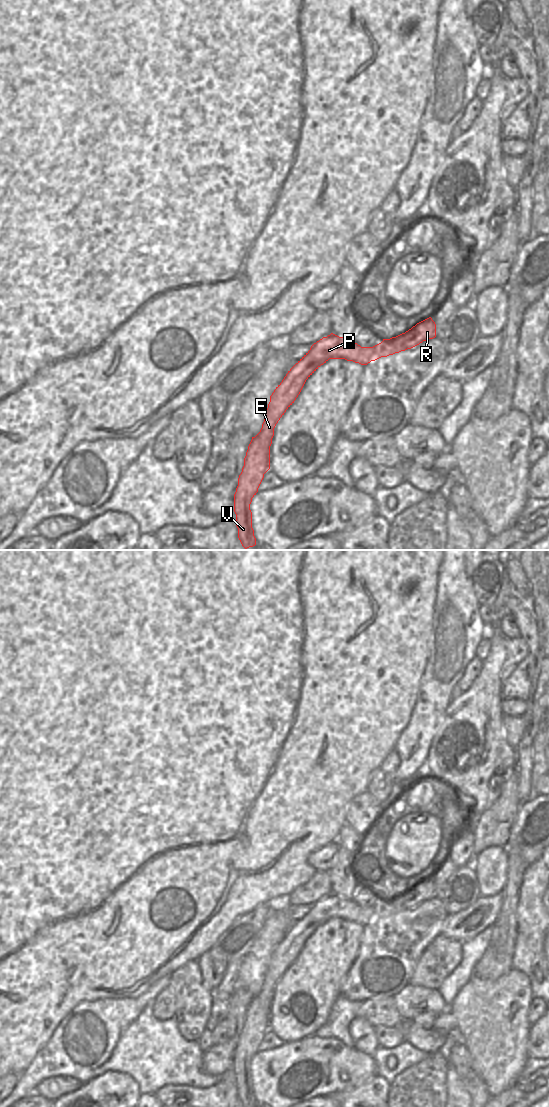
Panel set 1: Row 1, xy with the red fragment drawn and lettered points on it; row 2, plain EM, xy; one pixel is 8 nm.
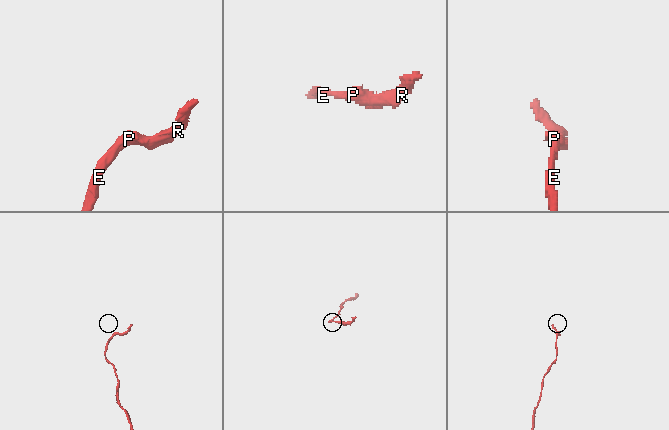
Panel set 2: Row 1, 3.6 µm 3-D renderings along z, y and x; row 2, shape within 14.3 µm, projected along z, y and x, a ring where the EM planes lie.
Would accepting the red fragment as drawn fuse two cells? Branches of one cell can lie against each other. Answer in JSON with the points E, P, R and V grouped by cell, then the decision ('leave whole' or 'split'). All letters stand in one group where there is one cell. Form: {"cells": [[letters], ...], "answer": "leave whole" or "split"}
{"cells": [["E", "P", "R", "V"]], "answer": "leave whole"}

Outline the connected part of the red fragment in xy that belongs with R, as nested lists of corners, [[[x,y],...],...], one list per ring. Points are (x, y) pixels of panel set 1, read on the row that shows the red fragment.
[[[431,317],[417,323],[405,333],[390,339],[383,339],[381,343],[373,347],[361,347],[352,339],[345,339],[331,333],[314,343],[310,350],[288,371],[270,396],[262,428],[255,437],[252,437],[248,446],[234,494],[238,538],[245,549],[256,545],[250,504],[258,492],[264,474],[270,469],[270,446],[274,428],[286,410],[294,403],[306,380],[329,359],[345,359],[367,365],[371,361],[411,349],[435,337],[436,324]]]

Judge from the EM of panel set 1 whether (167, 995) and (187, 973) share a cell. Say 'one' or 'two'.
two

